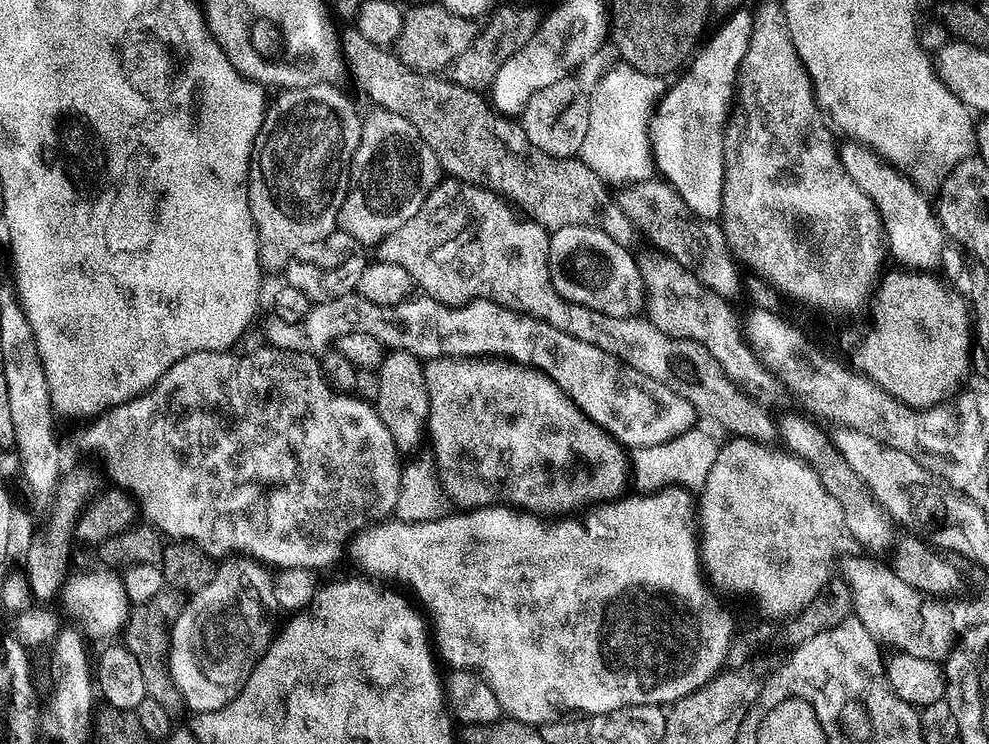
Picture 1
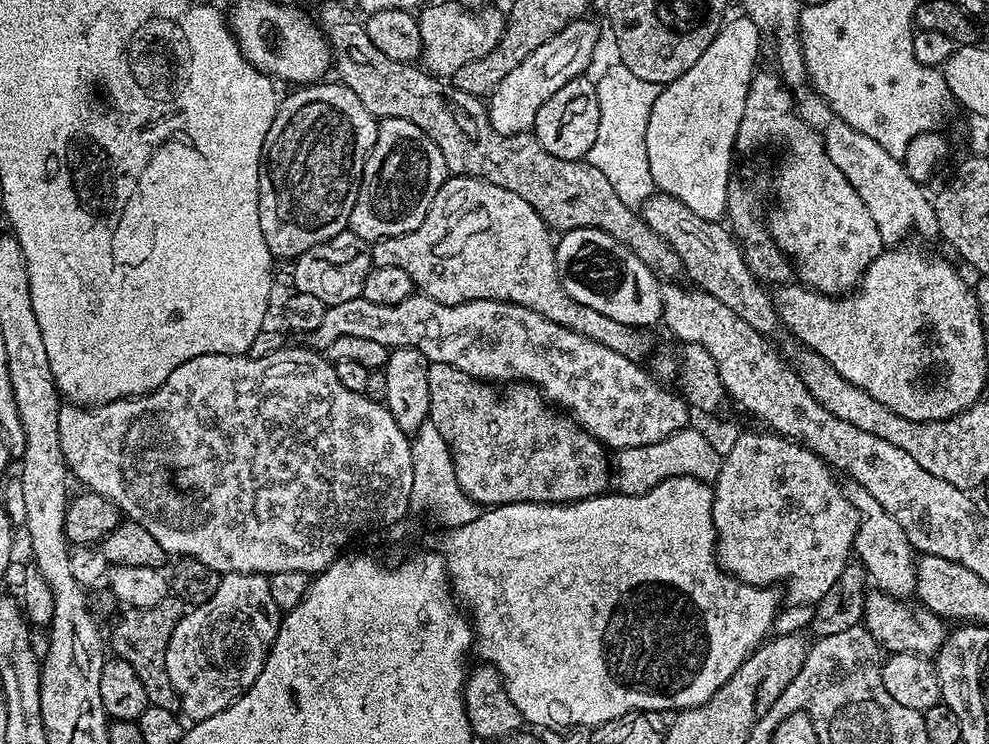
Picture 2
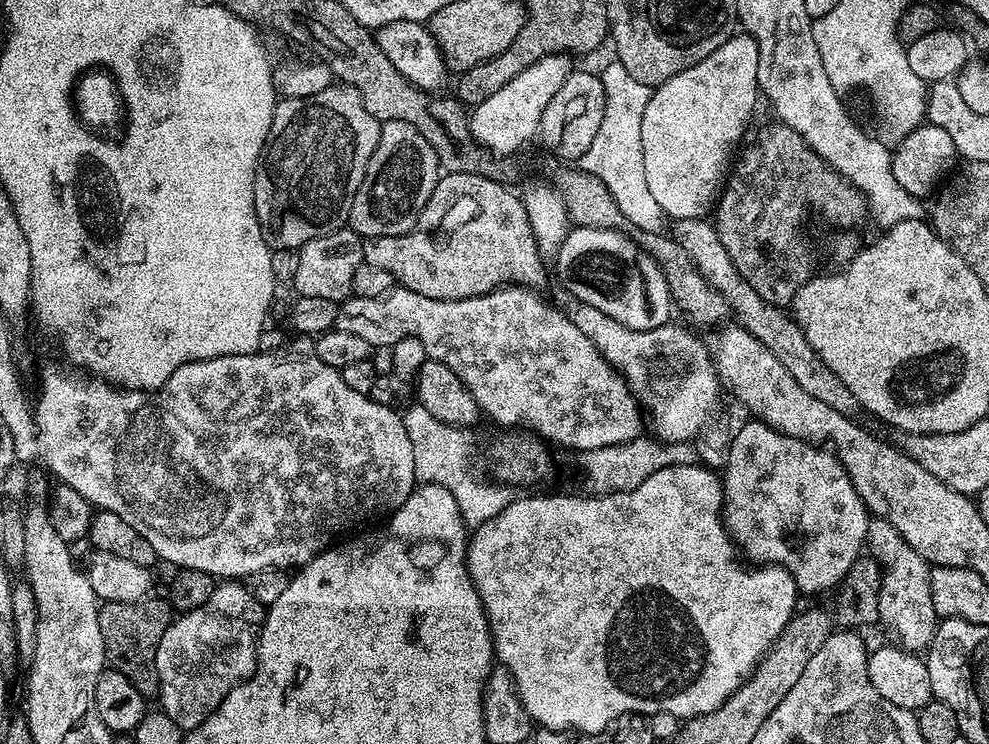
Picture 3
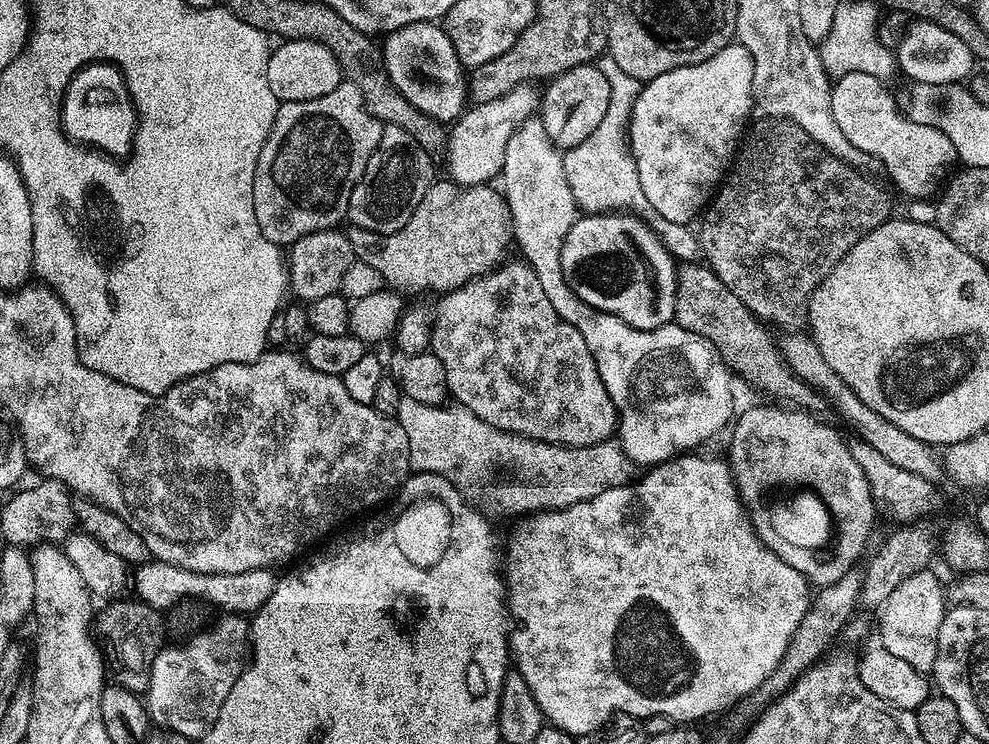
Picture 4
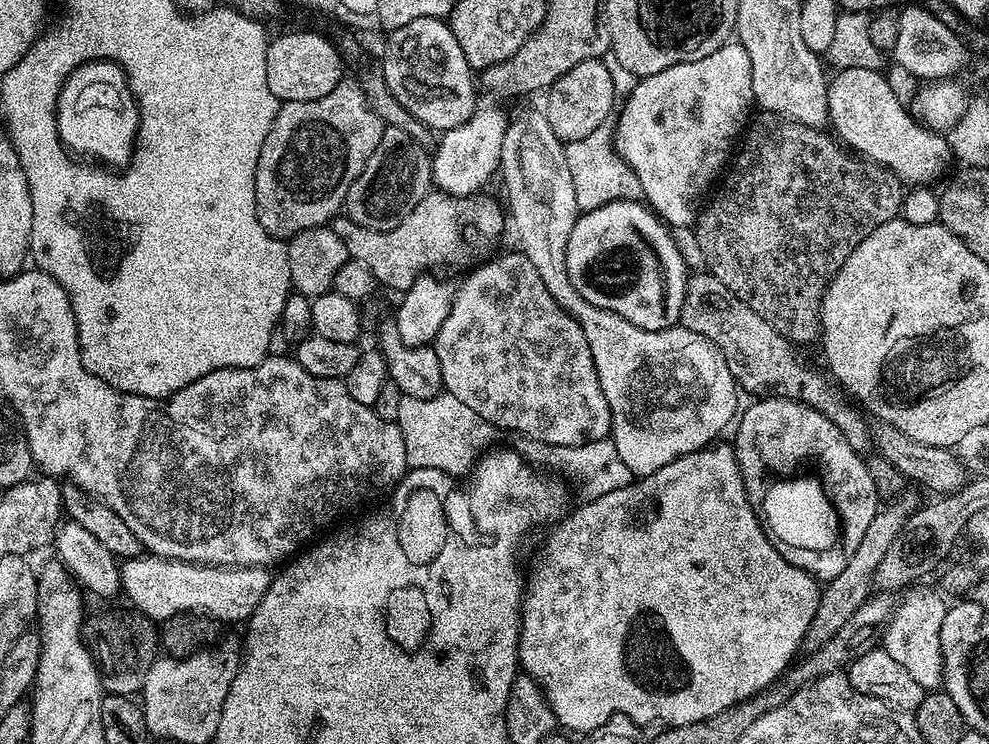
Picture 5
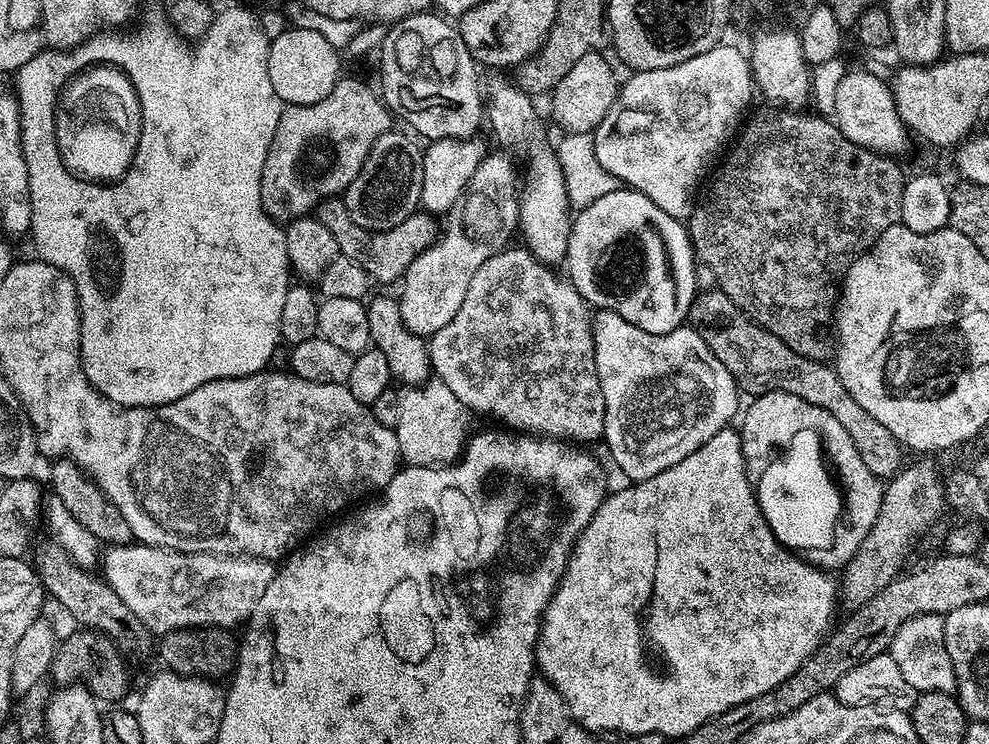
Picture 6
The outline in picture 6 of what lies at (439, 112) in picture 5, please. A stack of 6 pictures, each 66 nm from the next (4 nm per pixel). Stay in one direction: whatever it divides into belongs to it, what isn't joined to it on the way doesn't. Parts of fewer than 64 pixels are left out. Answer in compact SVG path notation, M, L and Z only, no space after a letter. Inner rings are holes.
M432 10L416 12L398 20L387 29L378 55L381 88L379 91L382 93L382 99L393 117L400 119L401 116L413 128L411 131L417 137L425 136L425 141L431 142L442 139L467 140L477 135L480 120L482 124L486 116L486 100L482 95L482 80L476 77L476 59L472 57L470 50L466 50L466 42L462 42L455 23L449 22L443 15Z

